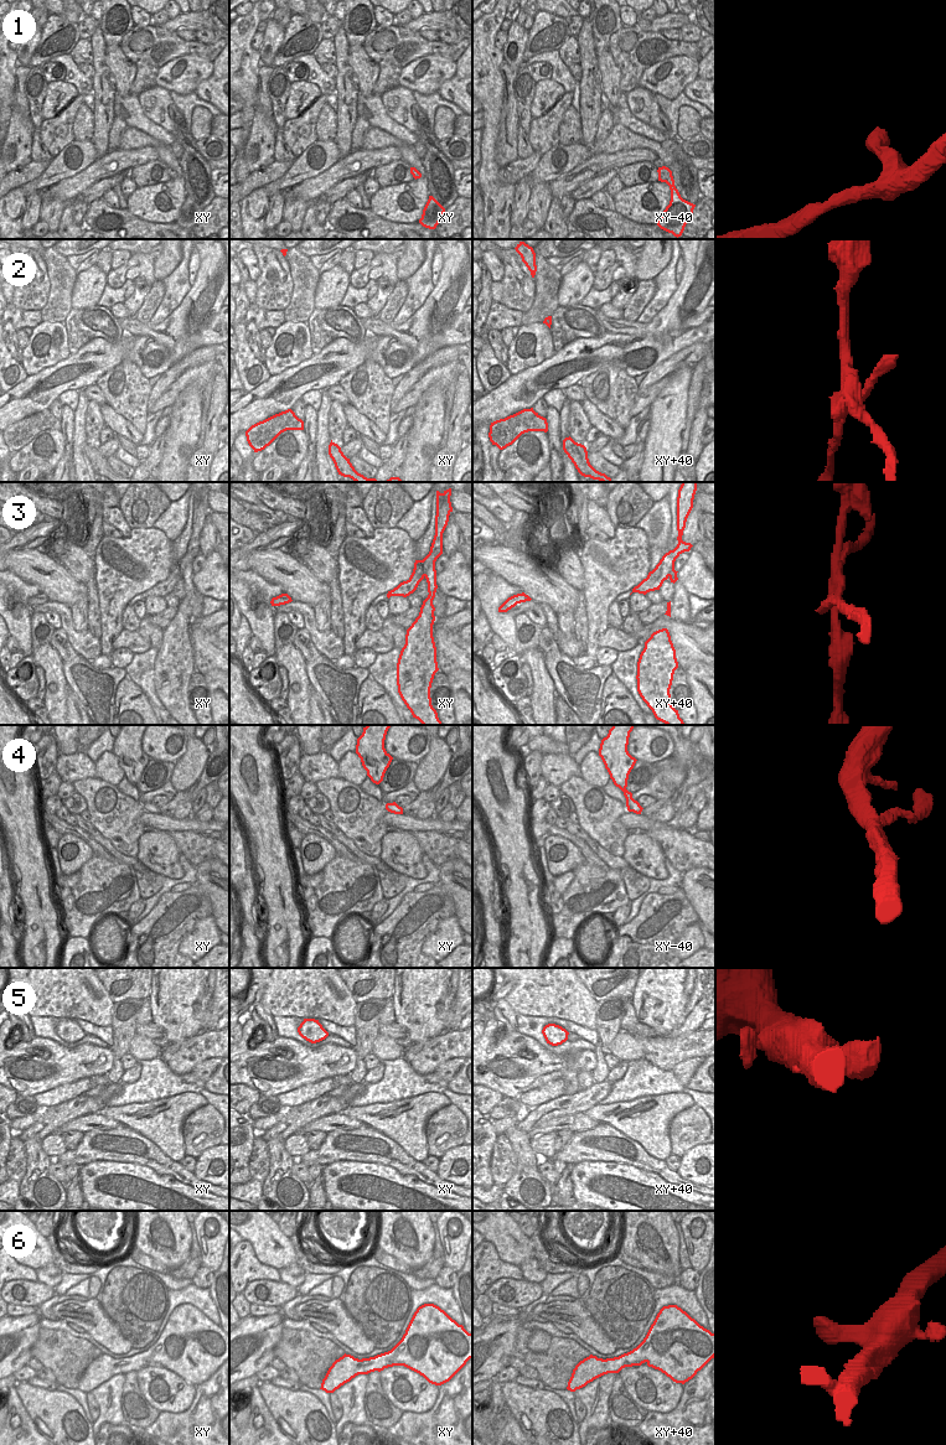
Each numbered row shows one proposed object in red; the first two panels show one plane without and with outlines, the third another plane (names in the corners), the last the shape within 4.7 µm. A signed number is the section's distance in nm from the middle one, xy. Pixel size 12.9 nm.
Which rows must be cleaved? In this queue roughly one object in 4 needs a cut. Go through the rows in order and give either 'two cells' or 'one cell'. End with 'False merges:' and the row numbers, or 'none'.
1: one cell
2: two cells
3: two cells
4: one cell
5: one cell
6: one cell
False merges: 2, 3

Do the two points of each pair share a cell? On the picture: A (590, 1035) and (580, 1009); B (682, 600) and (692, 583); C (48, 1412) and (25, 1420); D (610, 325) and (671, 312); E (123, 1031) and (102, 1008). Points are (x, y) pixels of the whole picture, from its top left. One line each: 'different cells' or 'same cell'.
A: different cells
B: different cells
C: different cells
D: same cell
E: different cells

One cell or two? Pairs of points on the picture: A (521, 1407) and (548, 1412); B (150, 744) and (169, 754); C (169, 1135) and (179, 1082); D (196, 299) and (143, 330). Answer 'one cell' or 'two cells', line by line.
A: one cell
B: one cell
C: two cells
D: one cell

